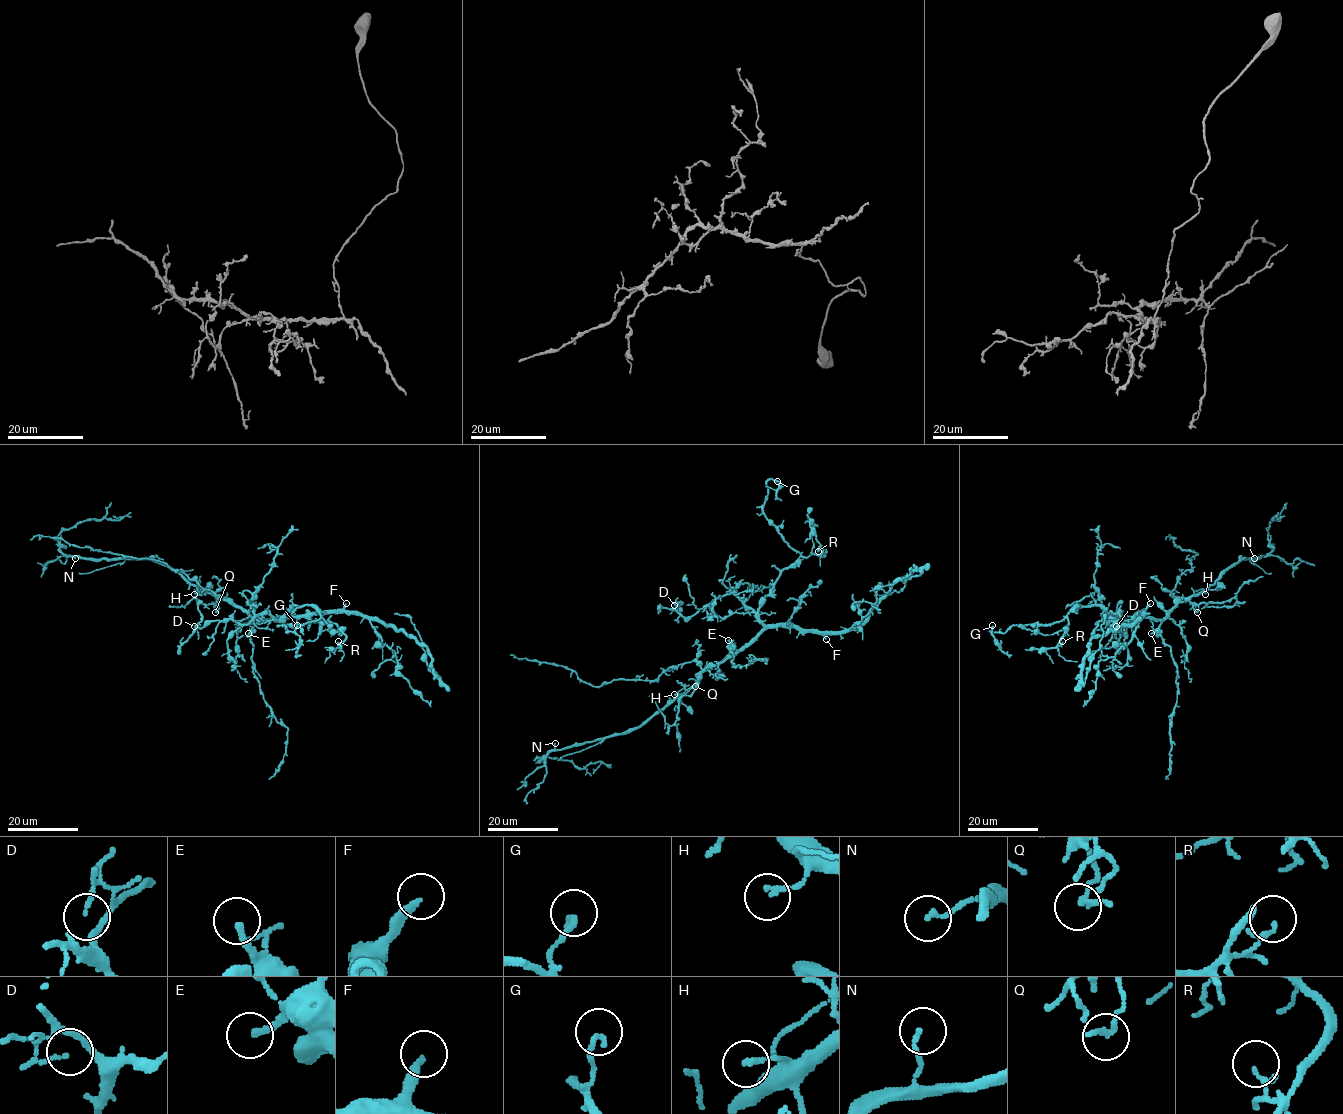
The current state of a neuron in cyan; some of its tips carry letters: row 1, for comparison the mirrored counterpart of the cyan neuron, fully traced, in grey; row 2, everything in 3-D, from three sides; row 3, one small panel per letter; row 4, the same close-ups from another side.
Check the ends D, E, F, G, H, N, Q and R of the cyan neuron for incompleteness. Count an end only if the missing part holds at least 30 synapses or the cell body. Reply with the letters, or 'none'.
F

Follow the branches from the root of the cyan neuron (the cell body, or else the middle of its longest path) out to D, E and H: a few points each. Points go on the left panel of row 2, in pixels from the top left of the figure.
D: (255, 617), (284, 618), (257, 614), (247, 624), (223, 619), (194, 626)
E: (255, 617), (258, 622), (248, 633)
H: (255, 617), (217, 595), (201, 590), (194, 594)

